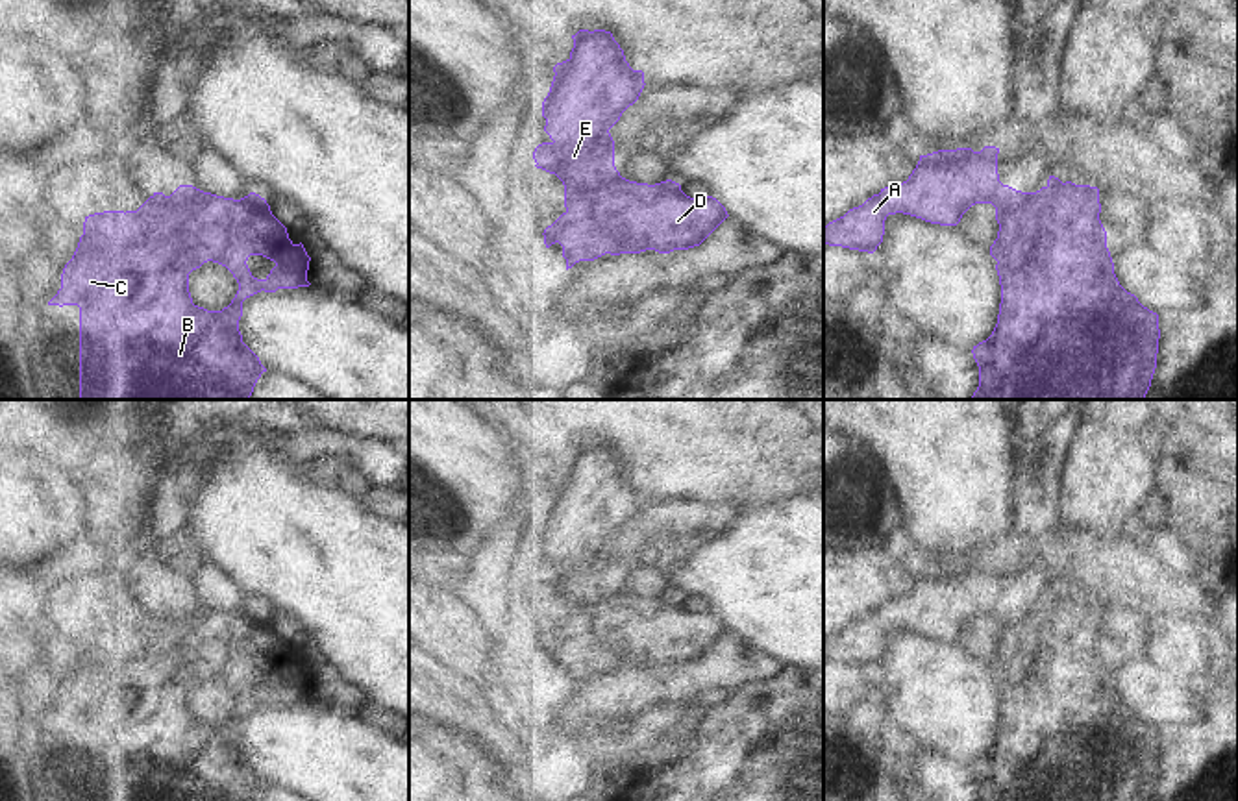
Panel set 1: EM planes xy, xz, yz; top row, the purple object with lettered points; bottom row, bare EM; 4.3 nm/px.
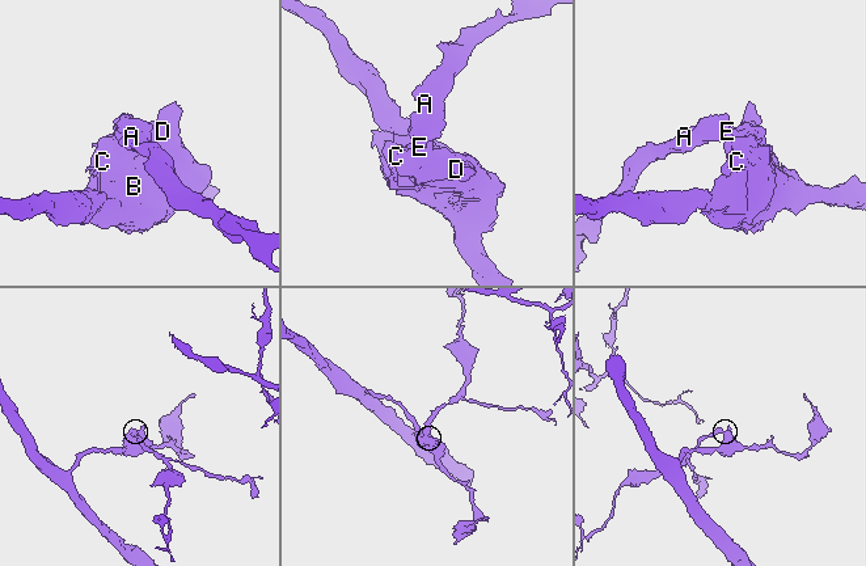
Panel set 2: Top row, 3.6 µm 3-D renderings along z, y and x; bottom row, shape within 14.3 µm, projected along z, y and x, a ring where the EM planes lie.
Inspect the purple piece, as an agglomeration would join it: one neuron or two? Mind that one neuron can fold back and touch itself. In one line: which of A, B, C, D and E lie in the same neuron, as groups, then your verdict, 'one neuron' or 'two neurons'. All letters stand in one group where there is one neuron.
groups A E / B C D; two neurons

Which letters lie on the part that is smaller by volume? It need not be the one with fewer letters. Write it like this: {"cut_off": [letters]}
{"cut_off": ["A", "E"]}

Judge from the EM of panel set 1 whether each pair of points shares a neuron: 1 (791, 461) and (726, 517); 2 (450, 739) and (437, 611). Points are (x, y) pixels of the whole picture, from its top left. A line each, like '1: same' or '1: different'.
1: different
2: same

